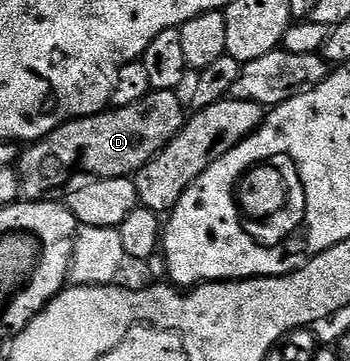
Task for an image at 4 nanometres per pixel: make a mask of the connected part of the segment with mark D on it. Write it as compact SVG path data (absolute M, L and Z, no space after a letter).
M151 90L132 105L103 109L85 119L62 123L43 139L33 140L18 156L16 170L21 194L30 201L46 201L54 190L75 178L74 166L82 163L87 176L124 179L137 173L152 156L164 149L184 122L184 104L178 91Z

